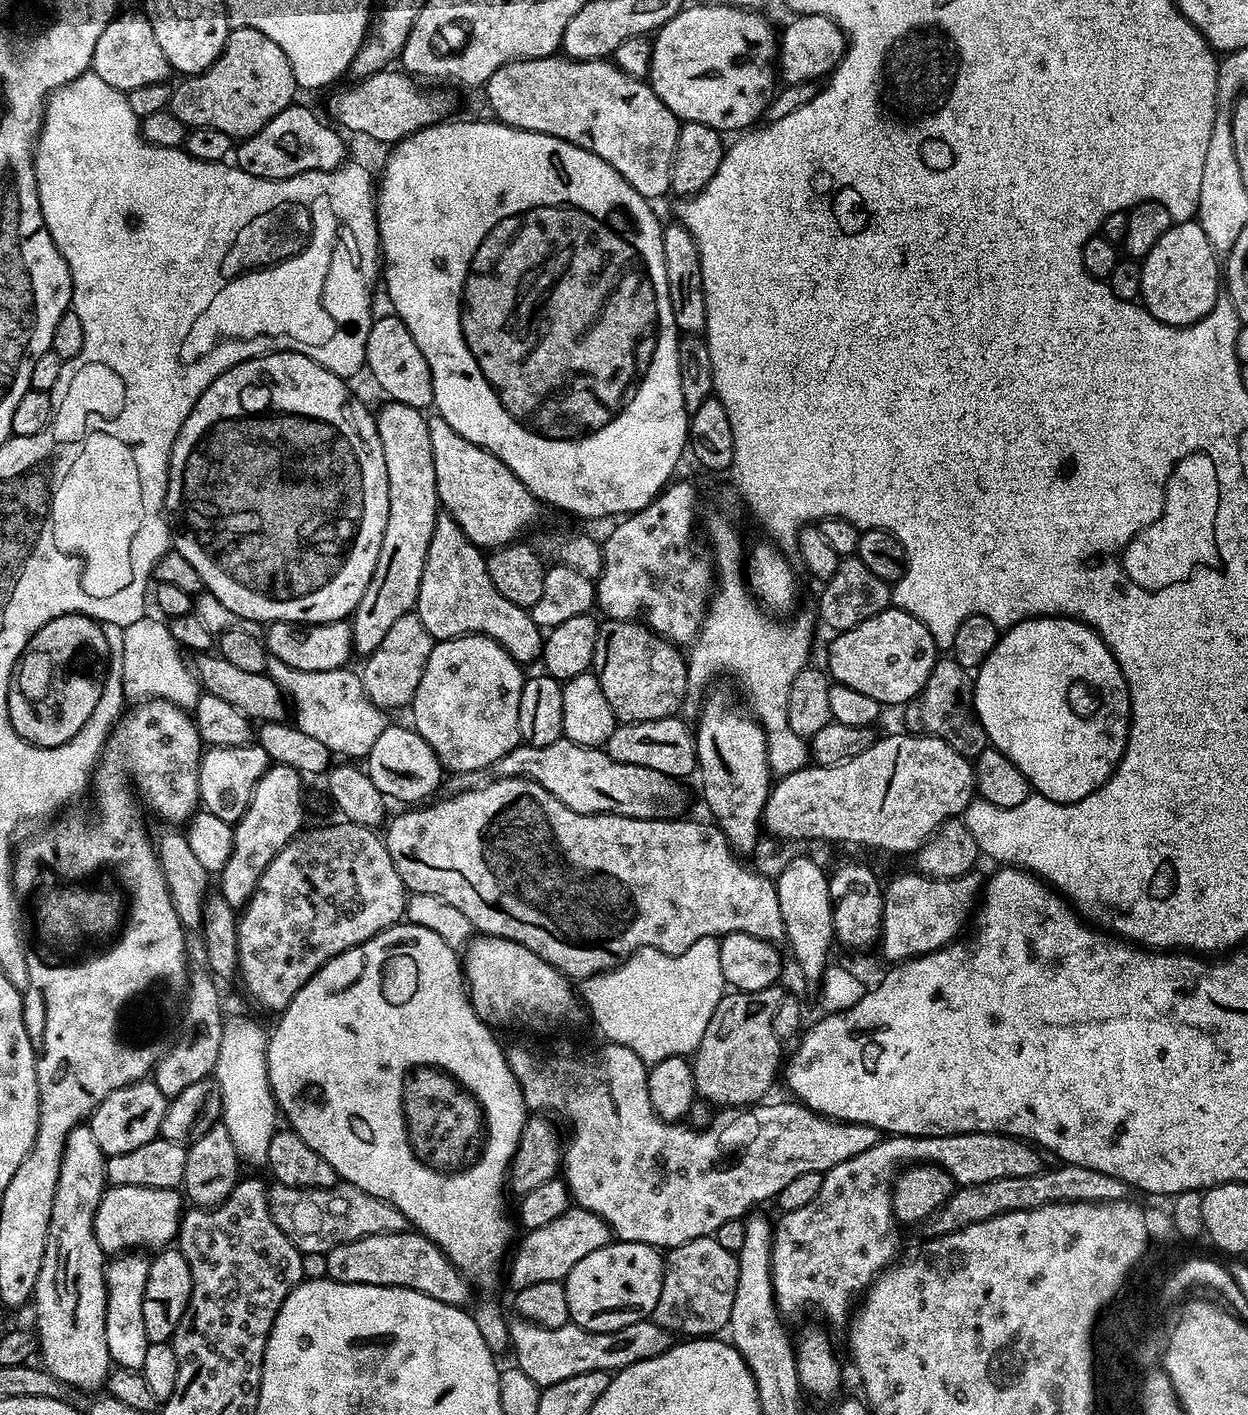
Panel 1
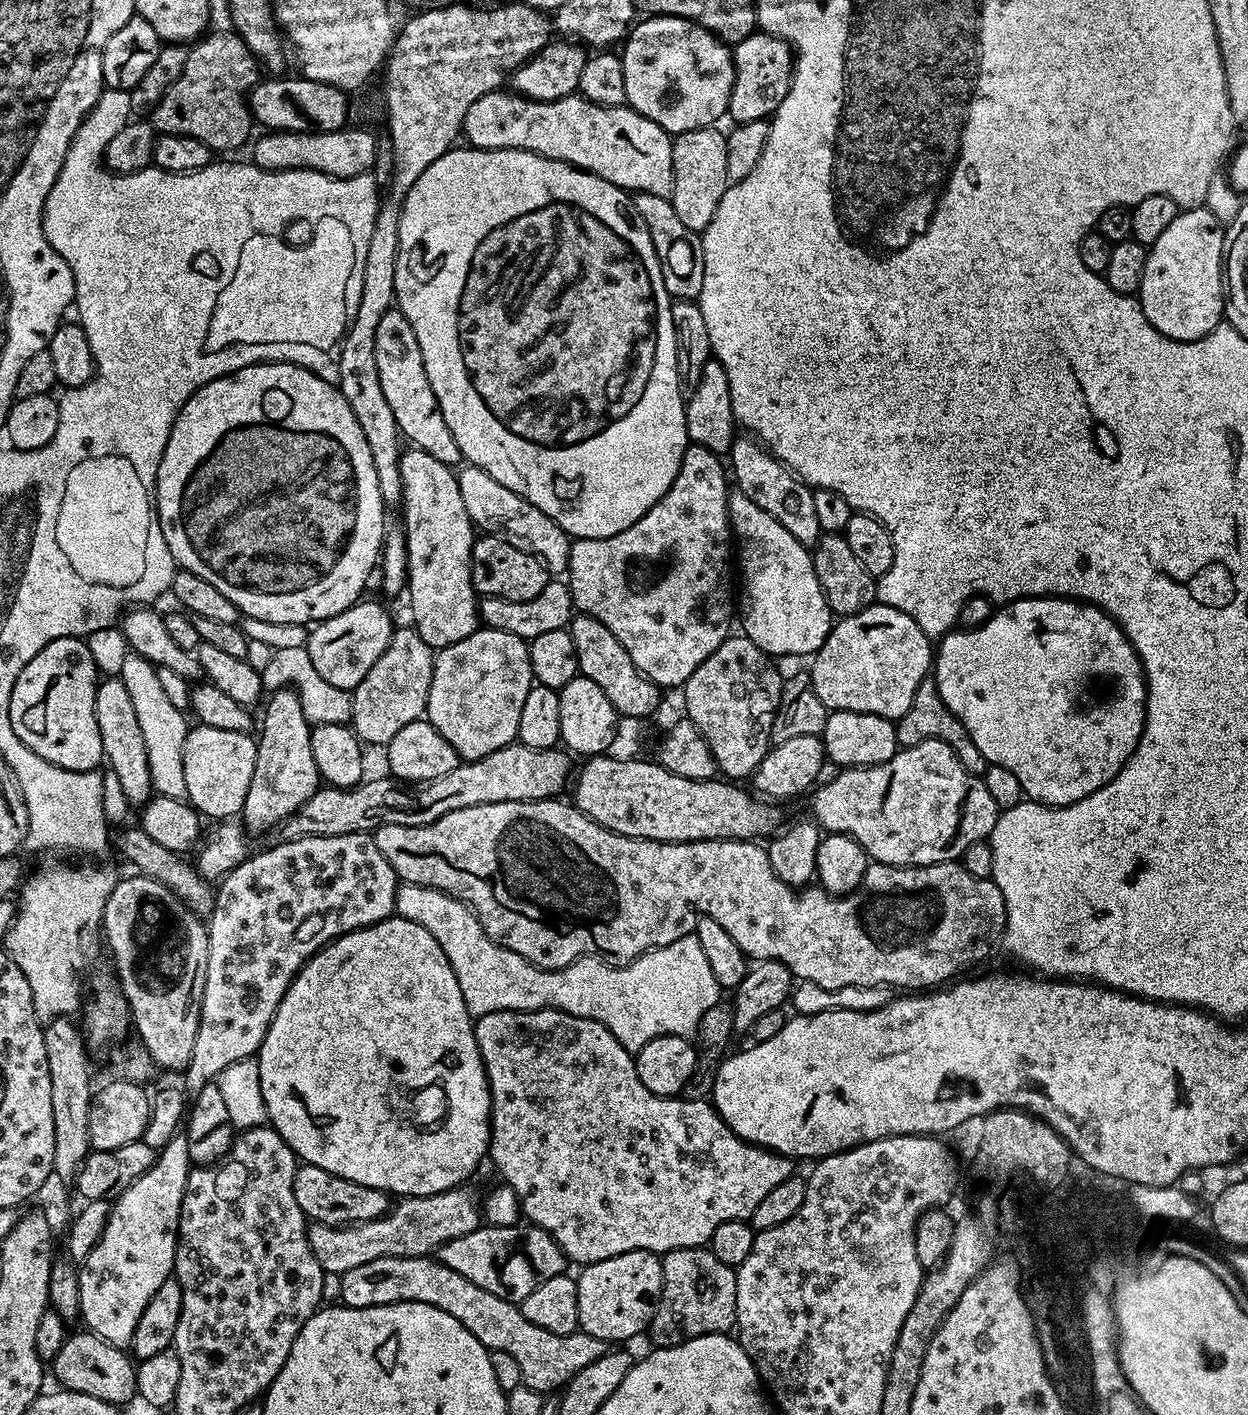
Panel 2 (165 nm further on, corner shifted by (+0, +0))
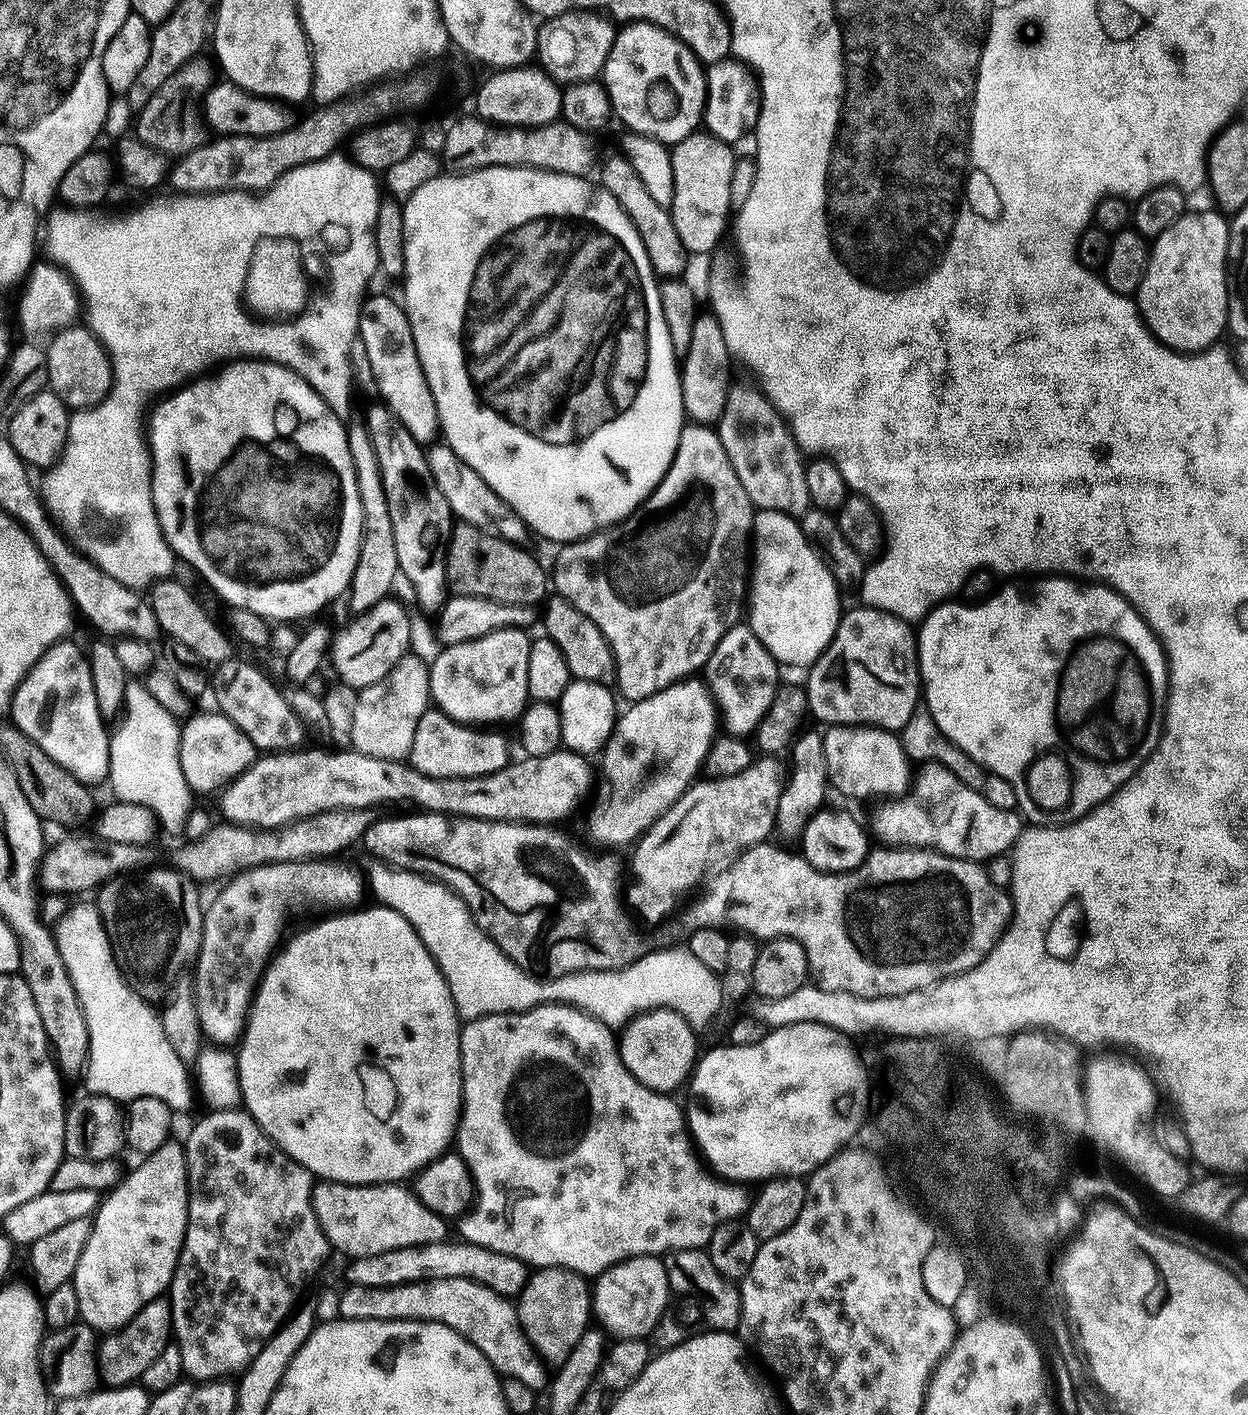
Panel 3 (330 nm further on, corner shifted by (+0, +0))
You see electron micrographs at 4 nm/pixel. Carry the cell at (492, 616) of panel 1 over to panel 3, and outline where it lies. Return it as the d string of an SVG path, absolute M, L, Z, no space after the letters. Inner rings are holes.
M375 402L364 412L362 423L374 448L386 490L386 506L390 506L390 522L394 522L394 550L398 550L400 572L412 583L416 596L432 610L446 599L446 545L452 535L454 517L442 490L430 474L425 449L412 437L410 430L398 422L387 404Z

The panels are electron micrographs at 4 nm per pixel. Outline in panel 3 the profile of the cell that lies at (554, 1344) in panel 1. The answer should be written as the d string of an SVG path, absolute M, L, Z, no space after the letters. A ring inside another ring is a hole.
M438 1278L390 1288L362 1287L355 1284L345 1289L340 1292L340 1319L342 1320L429 1320L445 1324L450 1326L450 1330L462 1334L462 1338L469 1340L492 1363L501 1377L526 1382L526 1386L537 1390L543 1389L549 1383L549 1369L526 1338L520 1325L520 1316L516 1312L516 1304L509 1297L499 1296L497 1292L478 1282L466 1278Z

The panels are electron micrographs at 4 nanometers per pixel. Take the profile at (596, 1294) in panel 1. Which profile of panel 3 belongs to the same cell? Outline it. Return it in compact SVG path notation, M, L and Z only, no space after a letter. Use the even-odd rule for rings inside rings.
M632 1256L595 1277L592 1310L595 1319L600 1319L599 1323L609 1333L612 1331L613 1337L639 1340L651 1337L668 1308L669 1299L664 1260L660 1256Z

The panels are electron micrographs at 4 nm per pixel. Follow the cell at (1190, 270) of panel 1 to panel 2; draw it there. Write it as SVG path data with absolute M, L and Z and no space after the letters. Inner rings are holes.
M1204 206L1181 210L1174 218L1174 222L1170 222L1169 228L1158 237L1158 242L1154 242L1148 248L1146 270L1142 273L1142 286L1138 293L1138 307L1146 314L1148 321L1156 327L1159 332L1169 336L1171 340L1200 340L1203 336L1211 336L1213 332L1221 327L1222 321L1226 316L1226 280L1222 275L1222 269L1225 267L1225 264L1226 232L1220 220Z

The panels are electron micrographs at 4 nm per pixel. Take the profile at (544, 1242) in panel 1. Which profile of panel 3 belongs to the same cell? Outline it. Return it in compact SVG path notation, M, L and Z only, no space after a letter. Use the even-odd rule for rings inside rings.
M459 1238L442 1244L386 1250L386 1254L370 1254L366 1258L355 1258L349 1264L352 1264L348 1268L349 1285L390 1288L438 1278L466 1278L494 1290L499 1296L509 1298L519 1297L530 1275L529 1265L524 1261L477 1244L469 1244Z

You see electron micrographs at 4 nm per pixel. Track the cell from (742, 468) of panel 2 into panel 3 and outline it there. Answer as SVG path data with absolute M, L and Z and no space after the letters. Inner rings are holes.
M736 382L728 389L726 404L718 421L718 431L722 446L730 458L730 466L734 466L734 474L738 474L738 482L742 482L742 490L746 490L753 506L757 509L778 510L799 518L810 506L804 473L806 456L792 435L792 429L788 427L785 413L780 412L759 387L751 388L748 384Z

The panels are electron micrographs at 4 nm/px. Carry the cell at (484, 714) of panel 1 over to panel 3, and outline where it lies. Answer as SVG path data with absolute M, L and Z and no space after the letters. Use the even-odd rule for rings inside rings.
M499 628L470 642L441 647L428 669L428 691L435 707L469 726L496 726L499 720L523 716L530 703L526 670L532 640L528 635L522 628Z

